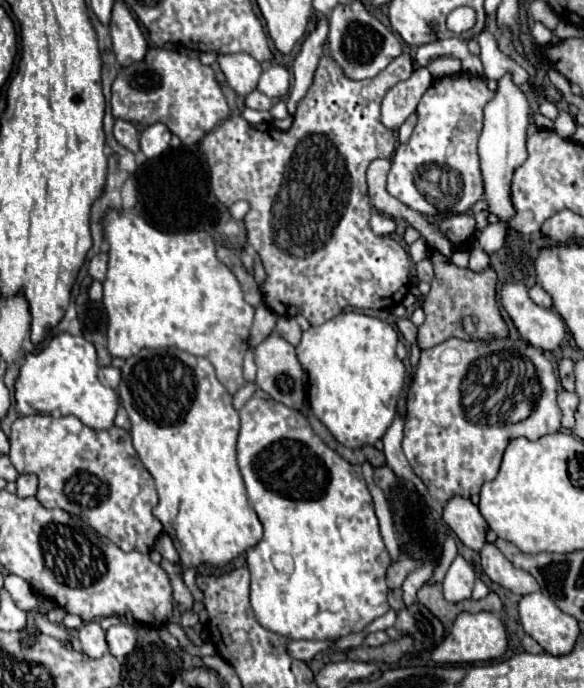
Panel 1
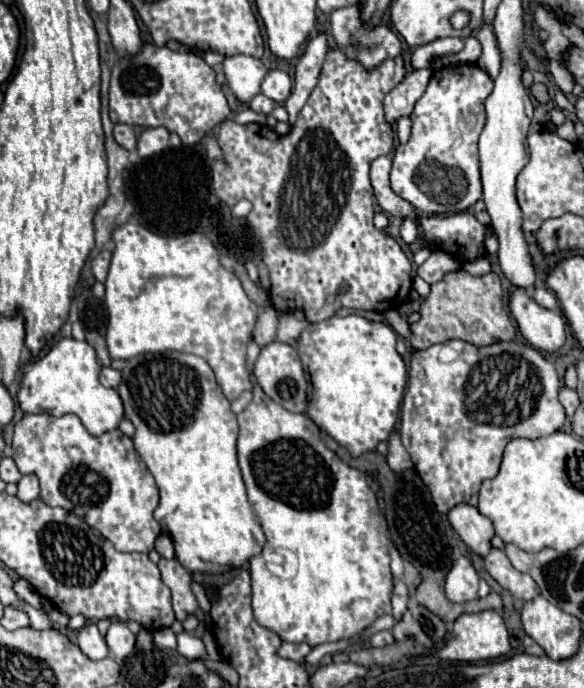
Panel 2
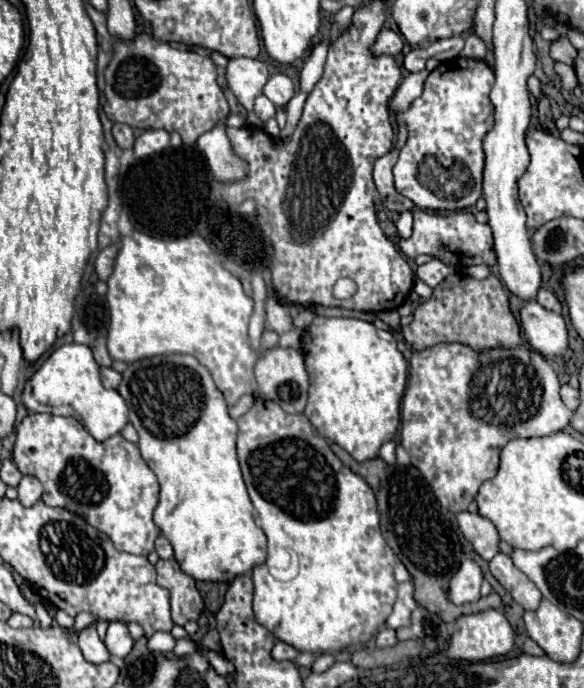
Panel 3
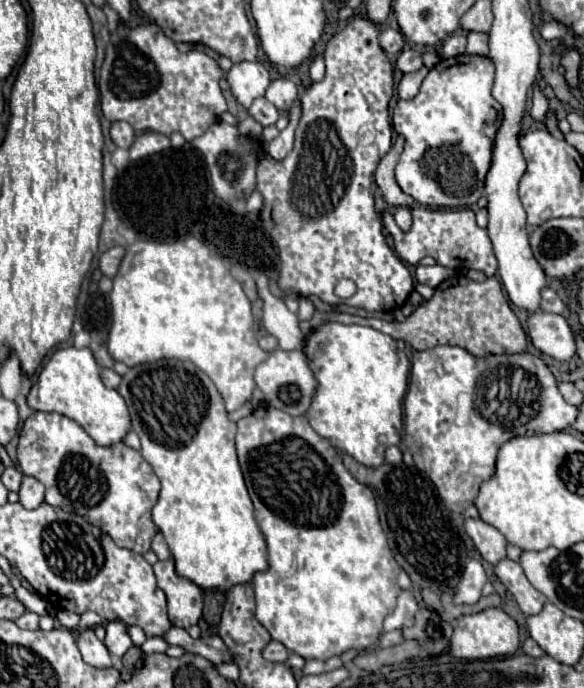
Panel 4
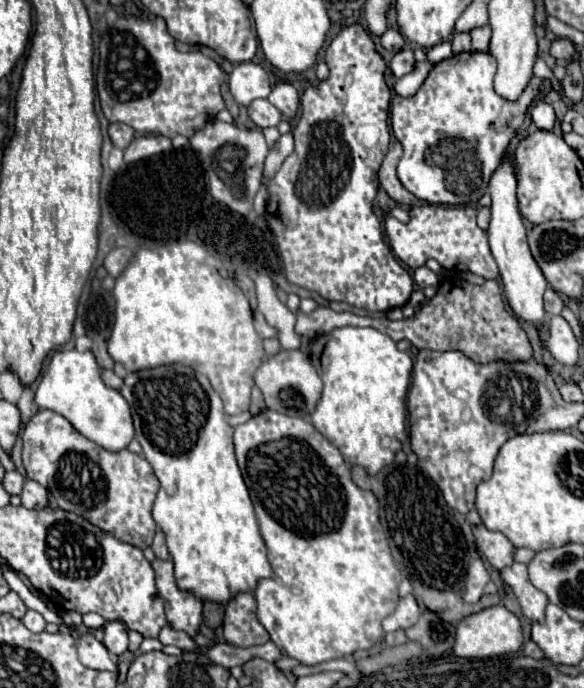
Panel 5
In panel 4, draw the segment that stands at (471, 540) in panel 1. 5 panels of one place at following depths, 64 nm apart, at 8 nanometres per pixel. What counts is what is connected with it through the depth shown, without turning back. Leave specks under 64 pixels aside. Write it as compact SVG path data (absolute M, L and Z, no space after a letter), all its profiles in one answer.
M464 518L464 528L484 560L496 564L500 558L506 558L506 540L494 526L480 518Z

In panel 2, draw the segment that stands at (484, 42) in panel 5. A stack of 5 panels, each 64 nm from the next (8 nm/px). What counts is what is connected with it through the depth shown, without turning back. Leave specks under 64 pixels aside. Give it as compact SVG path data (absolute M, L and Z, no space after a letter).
M470 36L468 40L466 40L466 46L464 46L464 50L460 52L460 54L454 54L454 56L446 56L446 58L440 58L440 60L436 60L434 64L432 64L432 70L440 70L440 68L444 68L444 66L452 66L452 64L466 64L466 62L476 62L478 58L480 58L480 52L482 52L482 48L480 48L480 42L474 38L474 36Z

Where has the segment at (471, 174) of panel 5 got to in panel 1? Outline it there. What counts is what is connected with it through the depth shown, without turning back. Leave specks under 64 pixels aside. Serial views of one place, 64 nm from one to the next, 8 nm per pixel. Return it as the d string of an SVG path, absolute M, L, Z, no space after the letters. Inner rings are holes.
M456 74L436 80L418 102L418 124L408 144L400 144L392 158L386 190L408 208L422 216L452 216L464 214L484 196L484 180L478 156L478 138L482 134L484 106L494 98L484 84L484 78ZM416 178L422 178L422 188L430 186L430 200L424 190L420 194Z

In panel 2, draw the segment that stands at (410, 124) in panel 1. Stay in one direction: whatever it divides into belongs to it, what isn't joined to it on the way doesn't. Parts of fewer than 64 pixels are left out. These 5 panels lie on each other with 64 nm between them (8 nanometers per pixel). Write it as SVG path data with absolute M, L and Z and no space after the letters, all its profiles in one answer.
M400 118L397 122L397 136L400 144L408 142L411 134L412 120L410 118Z

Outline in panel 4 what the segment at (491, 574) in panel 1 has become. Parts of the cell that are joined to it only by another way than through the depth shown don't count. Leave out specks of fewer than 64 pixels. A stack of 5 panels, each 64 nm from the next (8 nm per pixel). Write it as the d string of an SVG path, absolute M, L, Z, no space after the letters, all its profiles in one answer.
M504 558L494 566L494 574L500 578L500 582L506 586L506 590L516 598L520 610L524 614L538 614L546 602L546 598L528 582L524 572L520 570L520 564Z

